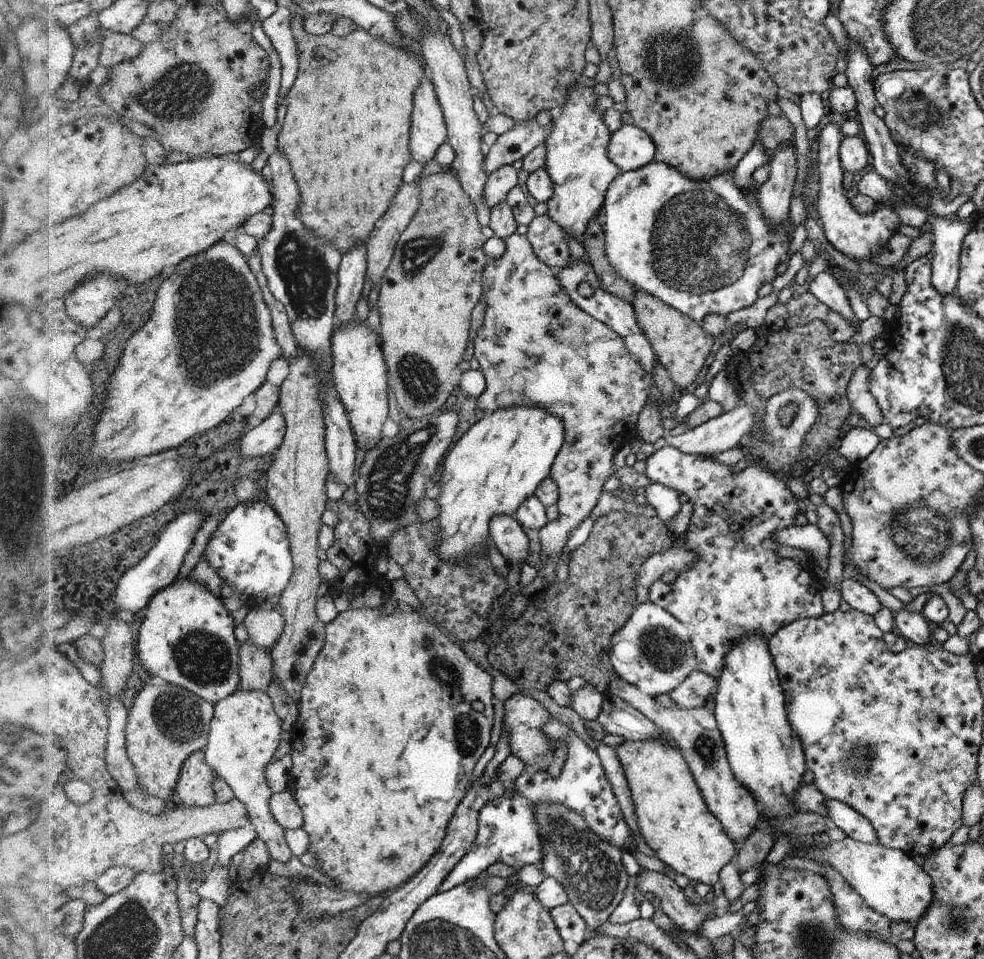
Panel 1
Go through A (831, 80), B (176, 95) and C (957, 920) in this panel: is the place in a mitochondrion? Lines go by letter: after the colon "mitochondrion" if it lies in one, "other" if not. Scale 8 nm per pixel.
A: other
B: mitochondrion
C: mitochondrion

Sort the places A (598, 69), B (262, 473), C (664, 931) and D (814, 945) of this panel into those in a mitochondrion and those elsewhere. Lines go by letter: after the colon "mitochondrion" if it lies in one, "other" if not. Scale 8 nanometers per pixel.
A: other
B: other
C: other
D: mitochondrion

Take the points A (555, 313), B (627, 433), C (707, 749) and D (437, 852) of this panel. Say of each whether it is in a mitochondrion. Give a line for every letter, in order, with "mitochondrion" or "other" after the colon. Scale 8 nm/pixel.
A: other
B: other
C: mitochondrion
D: other

